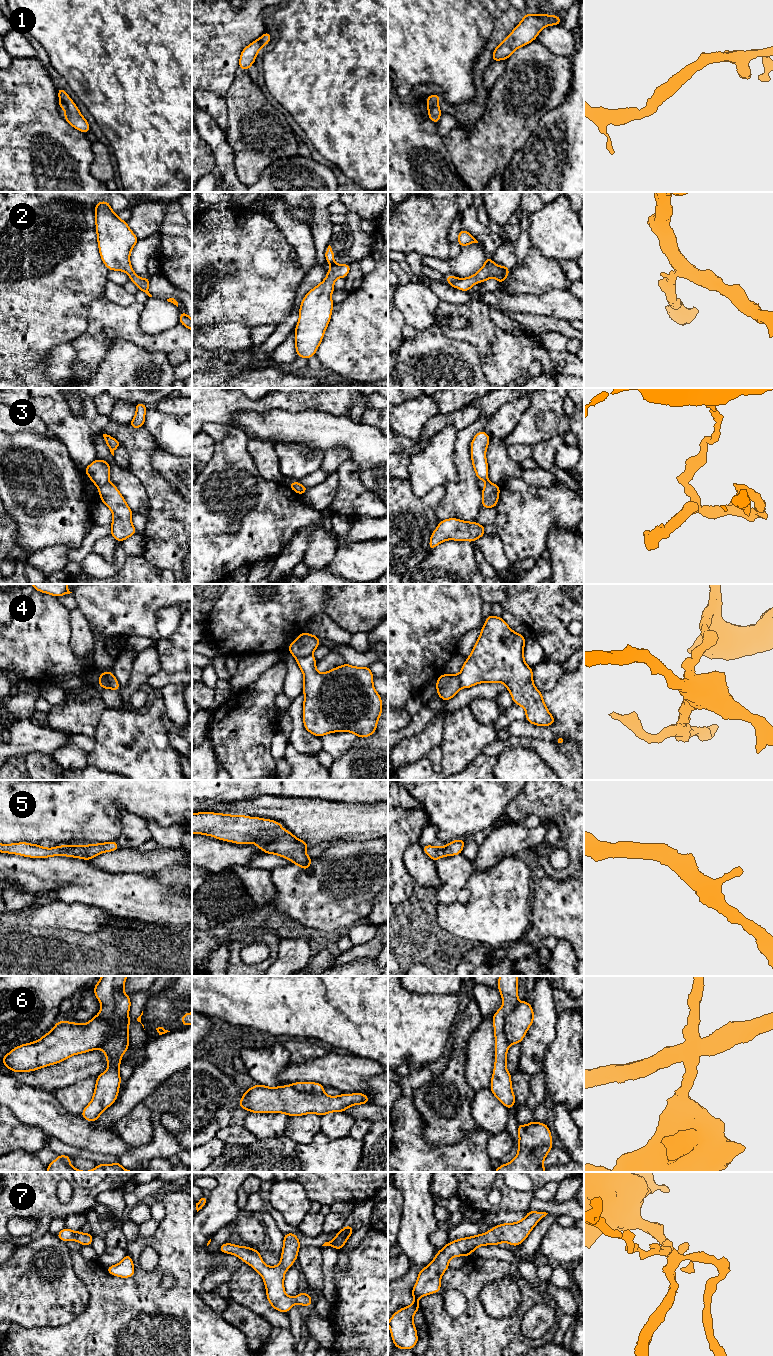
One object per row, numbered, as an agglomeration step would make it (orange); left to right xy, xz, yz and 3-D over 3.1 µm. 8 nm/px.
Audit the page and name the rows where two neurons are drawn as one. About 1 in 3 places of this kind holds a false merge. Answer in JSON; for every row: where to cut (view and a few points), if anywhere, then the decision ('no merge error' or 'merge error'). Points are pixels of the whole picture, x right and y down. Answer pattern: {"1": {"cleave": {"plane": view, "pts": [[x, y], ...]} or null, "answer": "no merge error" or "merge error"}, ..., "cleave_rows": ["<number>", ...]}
{"1": {"cleave": null, "answer": "no merge error"}, "2": {"cleave": null, "answer": "no merge error"}, "3": {"cleave": {"plane": "xy", "pts": [[108, 481], [98, 487]]}, "answer": "merge error"}, "4": {"cleave": {"plane": "xy", "pts": [[103, 673], [107, 684], [112, 688]]}, "answer": "merge error"}, "5": {"cleave": null, "answer": "no merge error"}, "6": {"cleave": {"plane": "yz", "pts": [[518, 1002], [506, 1017], [505, 1037], [509, 1044]]}, "answer": "merge error"}, "7": {"cleave": null, "answer": "no merge error"}, "cleave_rows": ["3", "4", "6"]}

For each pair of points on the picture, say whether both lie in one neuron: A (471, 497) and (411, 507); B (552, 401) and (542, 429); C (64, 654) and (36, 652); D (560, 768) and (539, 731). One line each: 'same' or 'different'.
A: different
B: same
C: same
D: different

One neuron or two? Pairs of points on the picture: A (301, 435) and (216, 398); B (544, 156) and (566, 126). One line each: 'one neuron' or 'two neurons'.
A: two neurons
B: one neuron

